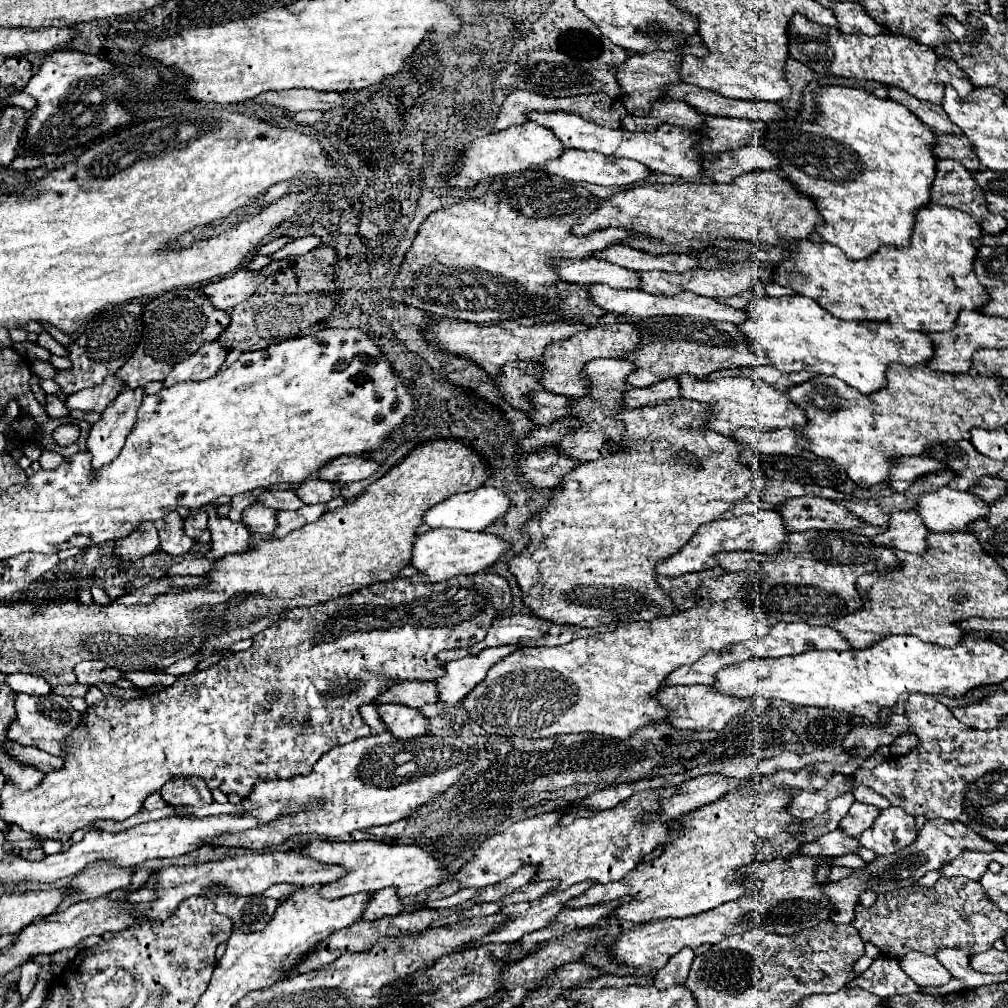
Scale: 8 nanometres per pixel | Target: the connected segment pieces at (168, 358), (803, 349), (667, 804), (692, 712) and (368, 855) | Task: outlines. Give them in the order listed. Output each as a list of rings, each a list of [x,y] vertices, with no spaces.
[[[186,288],[186,290],[172,290],[166,292],[144,306],[142,312],[144,322],[144,336],[136,348],[136,352],[128,358],[128,362],[116,372],[128,388],[140,388],[152,380],[164,380],[174,364],[182,362],[190,354],[194,354],[202,344],[220,338],[224,328],[230,324],[230,314],[212,306],[208,296],[202,290]]]
[[[782,296],[782,298],[758,298],[748,306],[748,320],[746,324],[740,324],[740,330],[750,338],[754,348],[764,350],[770,356],[770,362],[774,368],[778,368],[784,374],[792,372],[812,372],[812,374],[824,374],[844,380],[848,386],[856,388],[860,394],[874,394],[888,386],[888,366],[892,362],[904,364],[904,366],[924,366],[934,356],[934,342],[922,332],[912,332],[906,328],[896,328],[890,324],[856,324],[856,322],[844,322],[836,316],[832,316],[828,310],[824,310],[816,300],[810,300],[806,296]]]
[[[706,774],[706,776],[686,780],[682,786],[678,786],[680,794],[660,800],[662,810],[664,810],[662,818],[684,816],[684,814],[692,812],[692,808],[696,810],[704,804],[712,804],[712,802],[720,800],[722,796],[726,796],[728,792],[742,788],[744,784],[746,784],[746,780],[726,778],[722,774]]]
[[[666,686],[662,688],[656,698],[660,704],[664,704],[672,716],[668,716],[668,724],[684,730],[722,730],[732,718],[746,714],[752,706],[758,712],[766,712],[772,706],[772,700],[768,698],[738,698],[724,694],[712,686]]]
[[[312,840],[312,844],[308,844],[304,852],[314,860],[320,860],[326,864],[342,864],[348,868],[348,874],[344,878],[322,886],[320,894],[324,898],[342,898],[358,892],[376,892],[388,886],[398,888],[398,896],[408,898],[450,880],[448,876],[444,876],[446,872],[444,864],[434,854],[422,850],[416,844],[384,844],[376,840],[364,840],[364,842]]]

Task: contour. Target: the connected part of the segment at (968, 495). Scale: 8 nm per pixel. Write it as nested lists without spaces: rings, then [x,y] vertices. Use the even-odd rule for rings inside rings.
[[[940,488],[938,492],[920,498],[918,512],[932,532],[954,534],[968,532],[970,524],[986,520],[990,504],[972,492]]]

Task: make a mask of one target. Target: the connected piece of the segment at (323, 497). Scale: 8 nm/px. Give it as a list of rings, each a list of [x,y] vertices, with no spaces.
[[[310,478],[304,484],[300,484],[296,488],[296,494],[300,500],[304,500],[304,504],[326,504],[332,498],[340,496],[340,484],[336,482],[324,482],[318,478]]]

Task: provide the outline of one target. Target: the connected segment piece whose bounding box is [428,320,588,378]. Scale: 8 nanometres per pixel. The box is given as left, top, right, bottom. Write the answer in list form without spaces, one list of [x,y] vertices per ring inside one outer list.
[[[438,320],[428,332],[428,342],[436,344],[444,352],[460,354],[474,360],[492,378],[496,378],[500,376],[502,366],[506,362],[512,362],[512,360],[542,362],[550,342],[564,342],[584,330],[588,330],[588,326],[576,324],[576,322],[552,322],[542,326],[512,326],[512,322],[500,322],[500,324],[482,326],[482,324],[470,324],[470,322],[458,322],[458,320]]]

